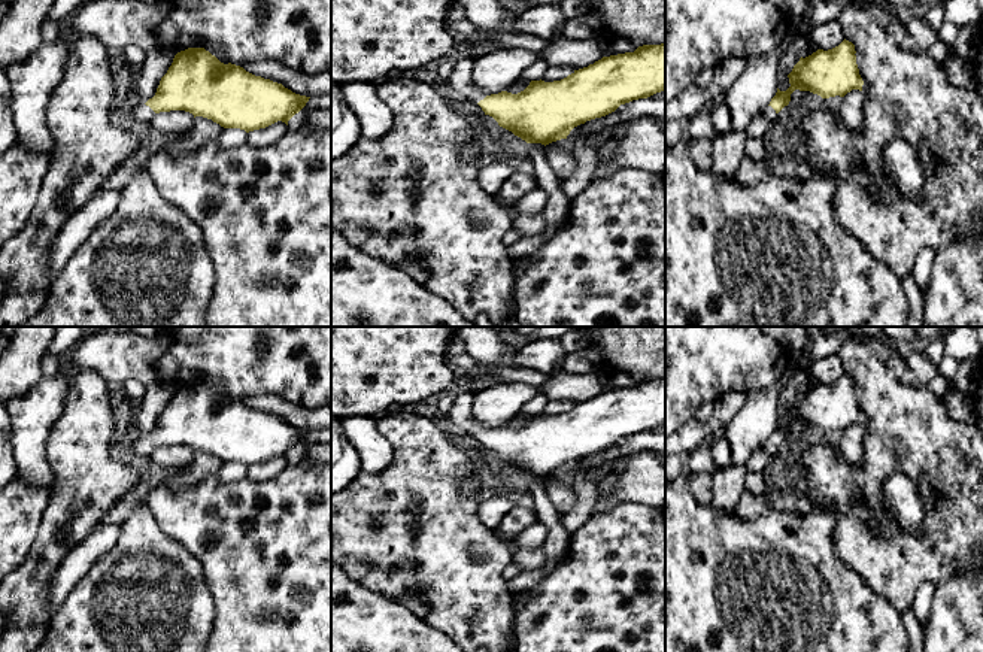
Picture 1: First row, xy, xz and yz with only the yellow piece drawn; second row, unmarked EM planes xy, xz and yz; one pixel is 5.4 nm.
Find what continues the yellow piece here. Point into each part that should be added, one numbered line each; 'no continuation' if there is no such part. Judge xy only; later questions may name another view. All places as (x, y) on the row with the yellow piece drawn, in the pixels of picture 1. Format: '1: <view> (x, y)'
1: xy (140, 112)

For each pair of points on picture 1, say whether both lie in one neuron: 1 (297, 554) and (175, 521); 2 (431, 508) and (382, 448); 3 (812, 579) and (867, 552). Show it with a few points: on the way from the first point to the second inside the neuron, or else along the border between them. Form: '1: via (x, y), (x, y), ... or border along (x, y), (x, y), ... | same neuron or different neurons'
1: via (267, 546), (221, 522), (205, 521) | same neuron
2: border along (378, 425), (393, 446), (393, 460), (364, 473) | different neurons
3: border along (833, 530), (833, 552), (870, 587) | different neurons

